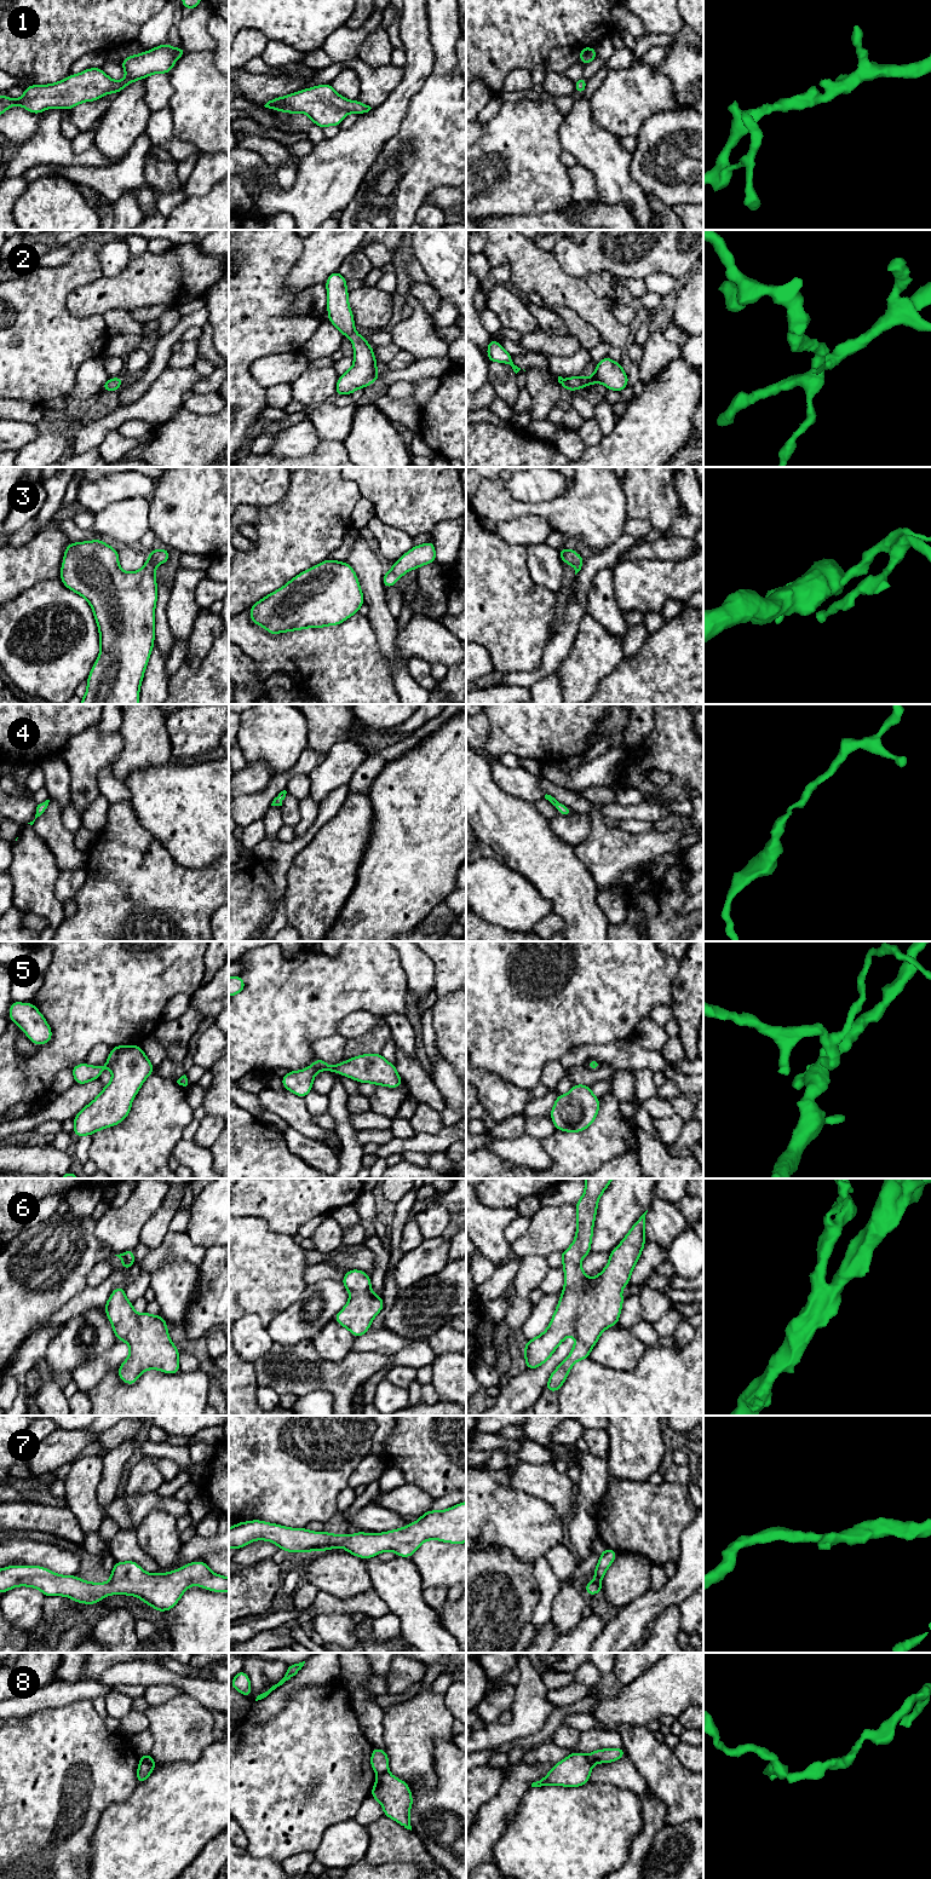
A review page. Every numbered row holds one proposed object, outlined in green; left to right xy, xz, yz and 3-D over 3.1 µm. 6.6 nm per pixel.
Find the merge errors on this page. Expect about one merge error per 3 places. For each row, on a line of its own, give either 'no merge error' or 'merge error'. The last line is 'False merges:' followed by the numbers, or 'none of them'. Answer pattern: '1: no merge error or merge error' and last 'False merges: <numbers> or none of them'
1: no merge error
2: no merge error
3: no merge error
4: no merge error
5: no merge error
6: no merge error
7: no merge error
8: merge error
False merges: 8

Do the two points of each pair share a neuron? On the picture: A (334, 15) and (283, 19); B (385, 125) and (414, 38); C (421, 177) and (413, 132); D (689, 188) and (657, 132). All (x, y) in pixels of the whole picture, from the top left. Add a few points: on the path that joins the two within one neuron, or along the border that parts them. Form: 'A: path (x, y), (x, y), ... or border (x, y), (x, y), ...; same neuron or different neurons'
A: path (322, 16), (296, 16); same neuron
B: path (396, 103), (414, 78), (415, 59); same neuron
C: path (421, 166), (421, 143); same neuron
D: path (689, 174), (689, 163), (671, 145); same neuron

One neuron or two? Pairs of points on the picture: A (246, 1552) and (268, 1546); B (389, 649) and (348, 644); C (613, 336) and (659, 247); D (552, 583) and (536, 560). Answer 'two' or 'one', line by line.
A: one
B: two
C: two
D: one

